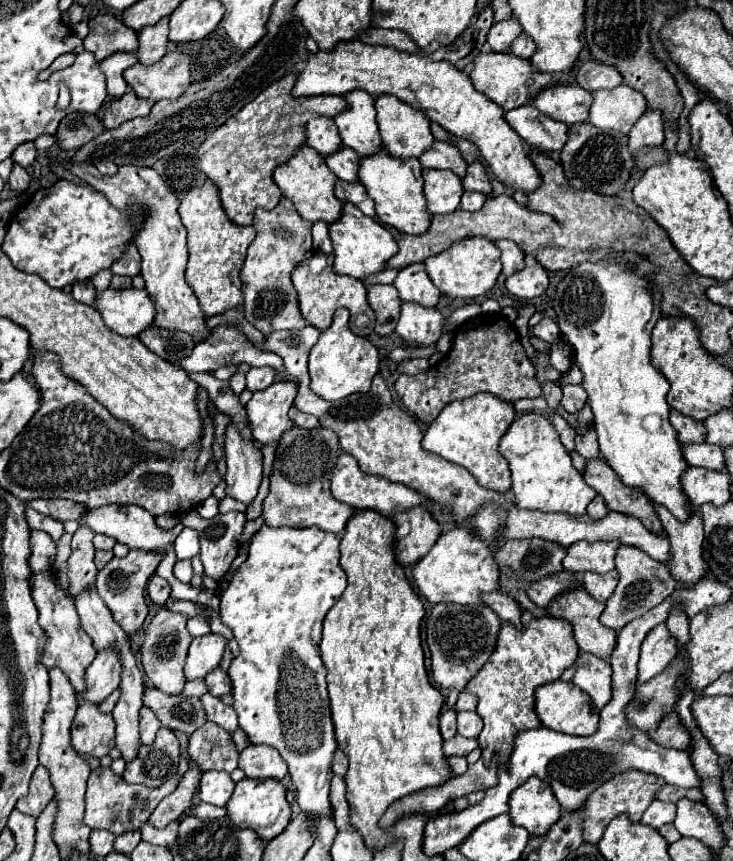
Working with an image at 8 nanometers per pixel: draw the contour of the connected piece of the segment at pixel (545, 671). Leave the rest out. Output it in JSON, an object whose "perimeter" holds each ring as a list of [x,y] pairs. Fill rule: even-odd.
{"perimeter":[[[524,610],[520,630],[514,624],[502,624],[490,662],[470,680],[466,688],[480,698],[476,712],[484,720],[484,730],[478,736],[484,762],[492,762],[492,758],[498,756],[498,764],[506,764],[514,750],[516,734],[542,726],[534,712],[534,692],[538,686],[558,680],[562,672],[576,662],[576,658],[578,644],[574,642],[572,626],[566,620],[550,616],[534,620],[532,614]]]}

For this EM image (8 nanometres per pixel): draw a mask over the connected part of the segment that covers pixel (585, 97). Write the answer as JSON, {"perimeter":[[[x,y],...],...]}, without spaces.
{"perimeter":[[[560,84],[538,92],[532,100],[540,112],[568,126],[586,122],[592,106],[592,94],[576,84]]]}

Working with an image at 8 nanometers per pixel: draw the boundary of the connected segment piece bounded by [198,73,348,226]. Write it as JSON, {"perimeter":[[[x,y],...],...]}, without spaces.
{"perimeter":[[[288,74],[266,90],[262,90],[252,102],[248,102],[238,114],[228,118],[218,126],[206,142],[198,148],[198,162],[204,174],[218,186],[220,200],[232,222],[240,226],[250,226],[256,208],[272,210],[278,206],[282,192],[272,180],[276,166],[284,164],[294,156],[298,146],[306,144],[306,124],[310,118],[328,116],[344,112],[346,100],[342,96],[304,96],[294,98],[292,88],[296,84],[296,74]]]}

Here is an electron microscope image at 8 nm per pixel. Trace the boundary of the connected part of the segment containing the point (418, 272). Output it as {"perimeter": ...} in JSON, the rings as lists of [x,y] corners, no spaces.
{"perimeter":[[[410,264],[400,270],[394,280],[402,302],[414,302],[426,308],[434,308],[440,300],[440,290],[432,284],[424,264]]]}

